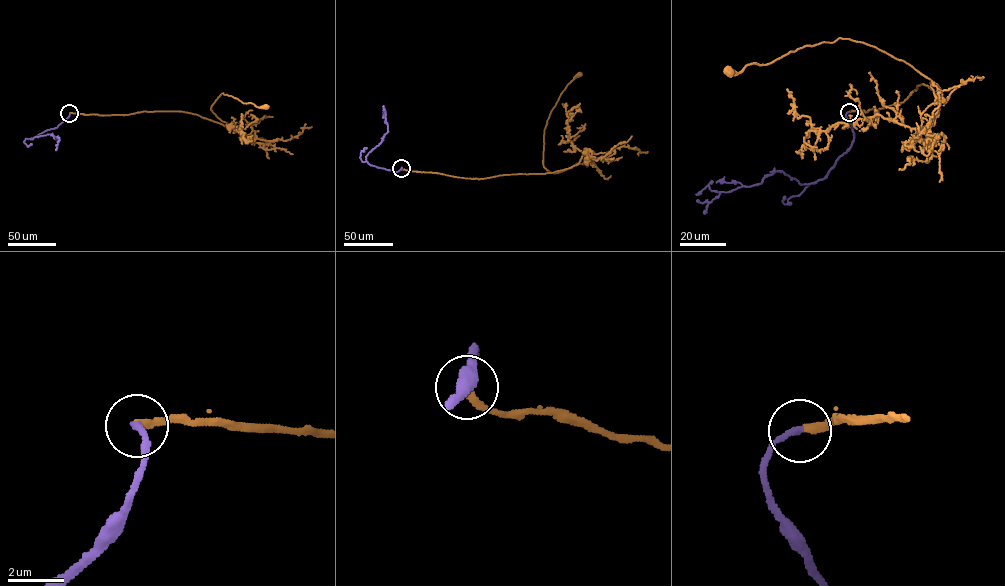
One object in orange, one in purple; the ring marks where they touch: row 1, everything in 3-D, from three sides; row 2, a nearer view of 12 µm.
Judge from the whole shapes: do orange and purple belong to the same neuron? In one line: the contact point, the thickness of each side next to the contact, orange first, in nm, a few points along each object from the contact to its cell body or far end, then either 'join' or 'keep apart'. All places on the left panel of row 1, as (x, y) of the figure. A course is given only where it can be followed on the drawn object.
(69, 113) | 280/240 nm | orange via (69, 113), (104, 115), (183, 111), (233, 128), (211, 109), (221, 94), (244, 103), (265, 106) | purple via (69, 113), (56, 127), (30, 139), (50, 134), (57, 142), (59, 139), (58, 142) | join

